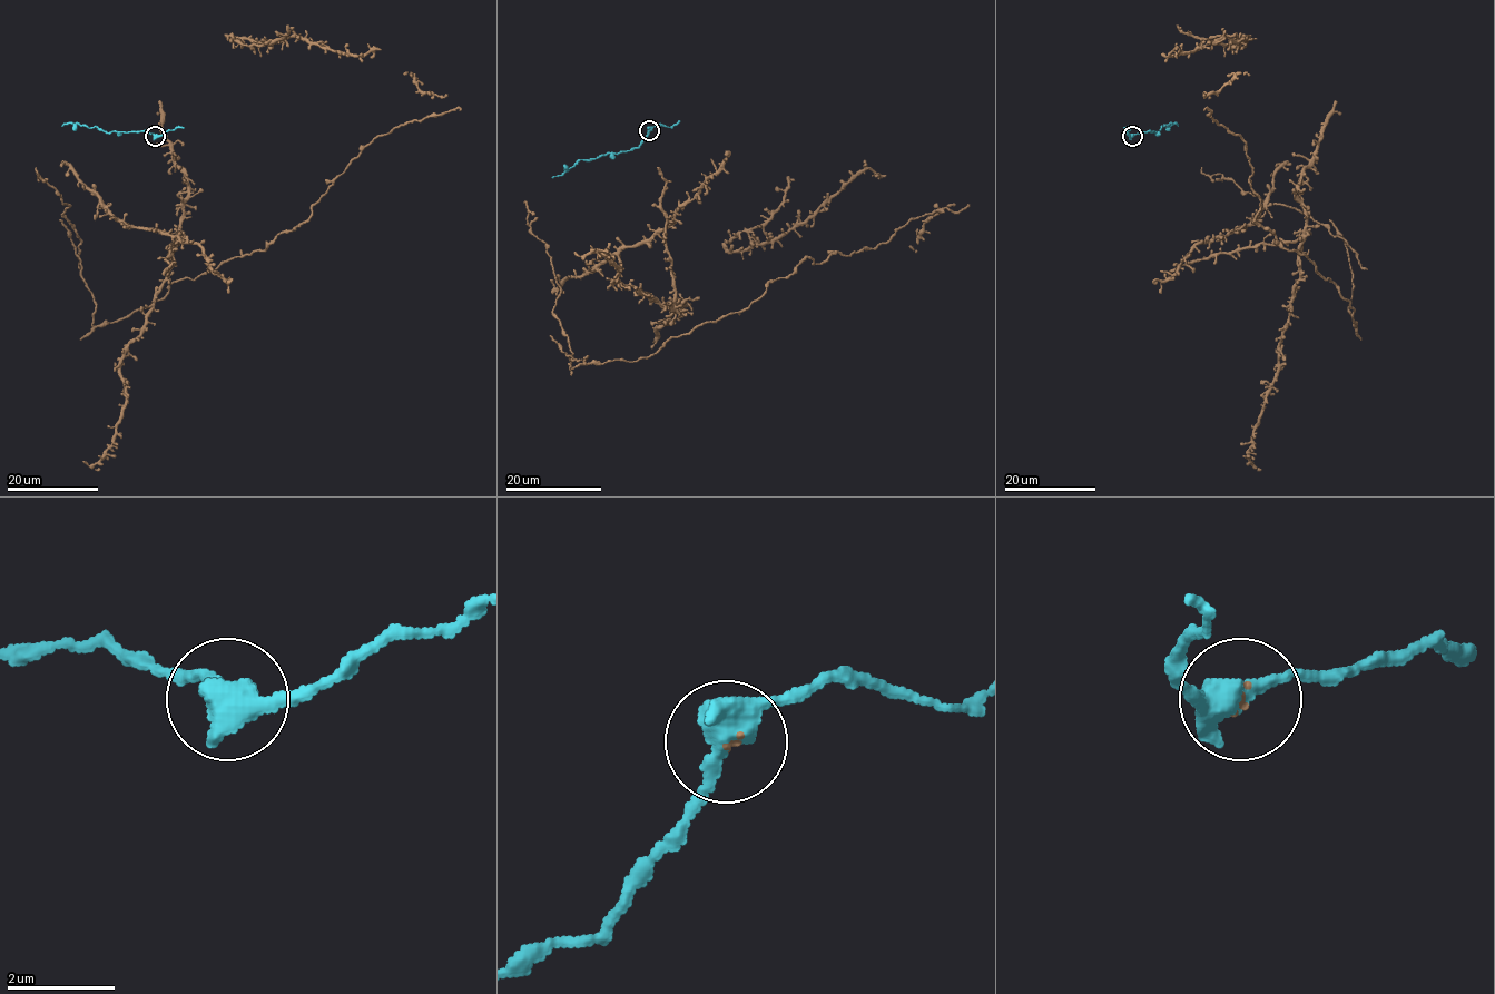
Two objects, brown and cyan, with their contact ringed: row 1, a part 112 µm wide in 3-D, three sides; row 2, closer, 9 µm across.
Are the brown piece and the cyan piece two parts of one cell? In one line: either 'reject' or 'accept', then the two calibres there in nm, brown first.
accept; 50 nm thick on the brown side, 500 nm on the other

